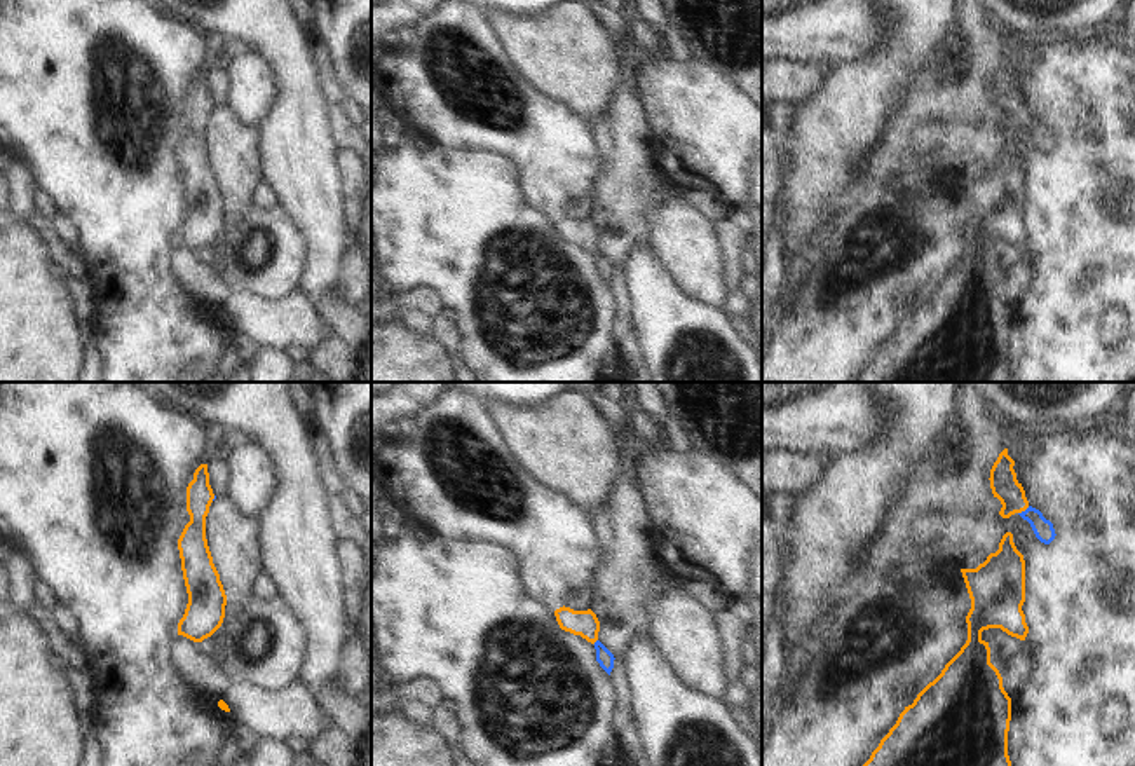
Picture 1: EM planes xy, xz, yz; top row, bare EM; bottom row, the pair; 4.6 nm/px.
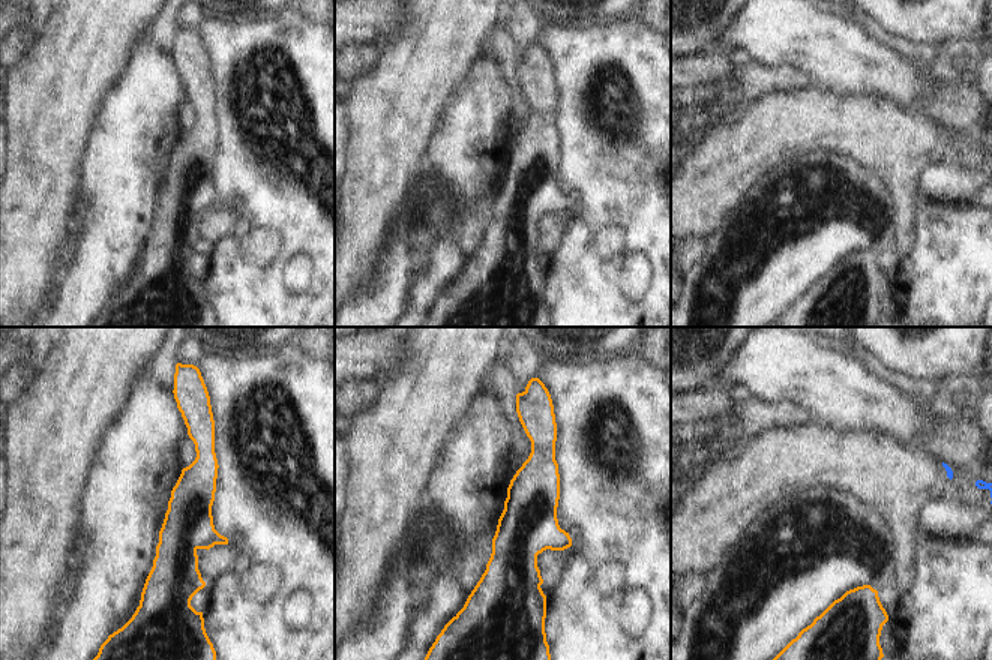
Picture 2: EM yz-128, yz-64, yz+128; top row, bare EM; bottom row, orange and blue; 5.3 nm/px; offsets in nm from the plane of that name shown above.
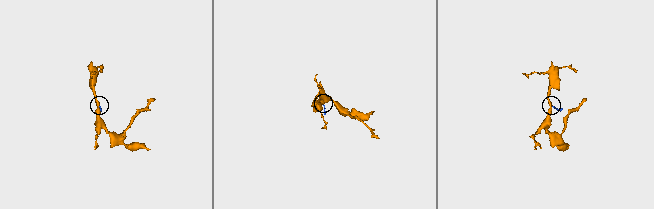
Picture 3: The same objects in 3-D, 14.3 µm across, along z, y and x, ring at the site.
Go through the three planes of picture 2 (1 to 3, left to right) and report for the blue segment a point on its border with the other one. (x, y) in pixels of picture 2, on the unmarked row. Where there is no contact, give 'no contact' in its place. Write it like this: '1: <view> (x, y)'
1: no contact
2: no contact
3: no contact

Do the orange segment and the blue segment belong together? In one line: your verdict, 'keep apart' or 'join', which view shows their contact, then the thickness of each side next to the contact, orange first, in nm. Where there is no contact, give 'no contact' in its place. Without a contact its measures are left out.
join; meets orange in yz; 130 nm thick on the orange side, 90 nm on the other

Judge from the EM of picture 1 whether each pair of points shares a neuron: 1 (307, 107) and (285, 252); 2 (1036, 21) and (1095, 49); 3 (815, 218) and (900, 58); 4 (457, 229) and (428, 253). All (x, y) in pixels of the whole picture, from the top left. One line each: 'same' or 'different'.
1: different
2: different
3: same
4: same

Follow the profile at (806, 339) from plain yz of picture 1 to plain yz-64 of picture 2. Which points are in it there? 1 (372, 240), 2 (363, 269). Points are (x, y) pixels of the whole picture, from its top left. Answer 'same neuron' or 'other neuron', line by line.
1: other neuron
2: other neuron

